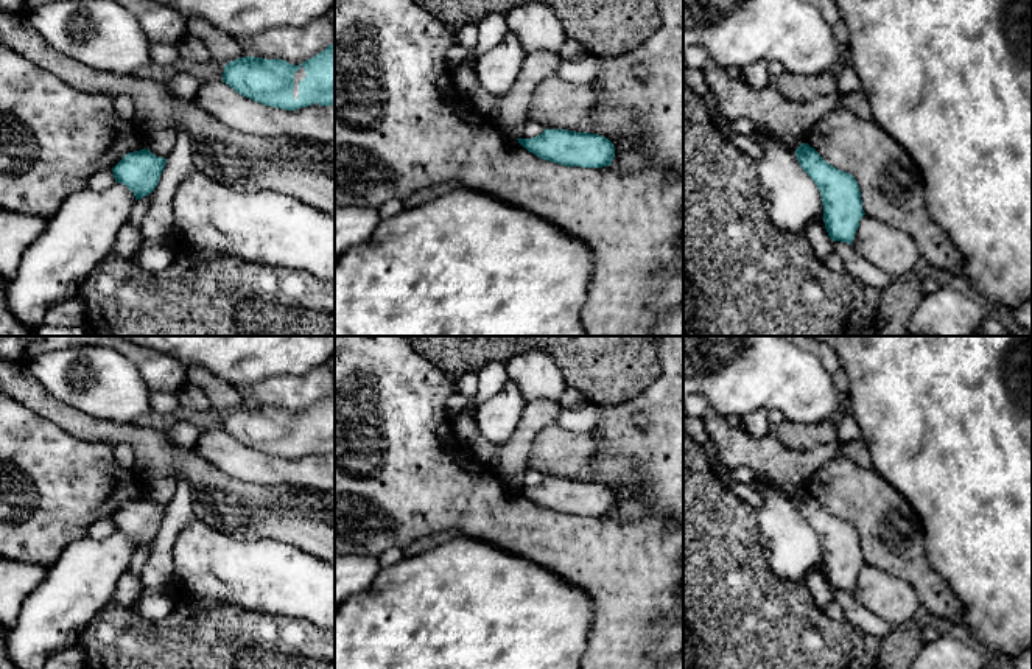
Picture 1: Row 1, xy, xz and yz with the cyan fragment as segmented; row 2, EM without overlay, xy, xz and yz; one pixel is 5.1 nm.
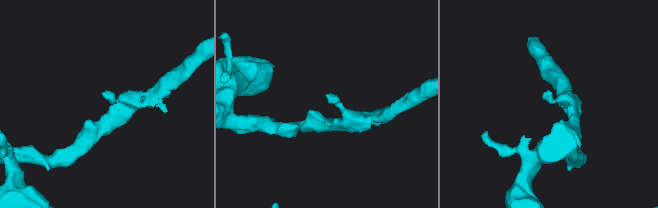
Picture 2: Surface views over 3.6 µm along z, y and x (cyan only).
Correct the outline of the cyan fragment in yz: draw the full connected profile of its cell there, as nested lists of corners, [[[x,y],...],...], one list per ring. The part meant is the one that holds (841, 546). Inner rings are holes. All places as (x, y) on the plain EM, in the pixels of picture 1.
[[[802,492],[795,504],[820,540],[828,585],[833,590],[851,593],[859,569],[865,563],[856,527],[825,510],[808,492]]]

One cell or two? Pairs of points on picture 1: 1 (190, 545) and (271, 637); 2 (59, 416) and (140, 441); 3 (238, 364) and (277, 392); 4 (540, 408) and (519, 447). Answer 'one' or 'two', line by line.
1: two
2: one
3: two
4: one

